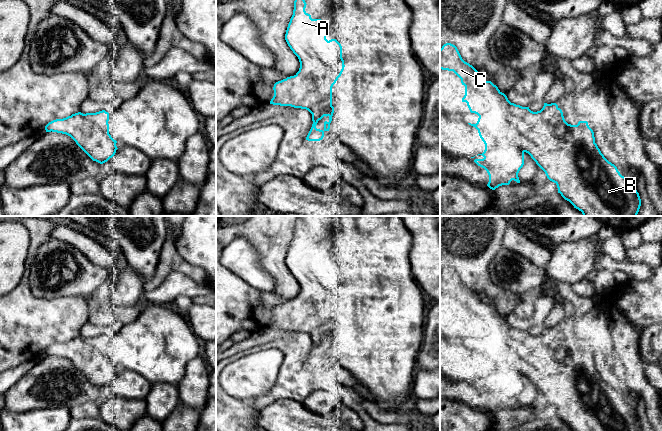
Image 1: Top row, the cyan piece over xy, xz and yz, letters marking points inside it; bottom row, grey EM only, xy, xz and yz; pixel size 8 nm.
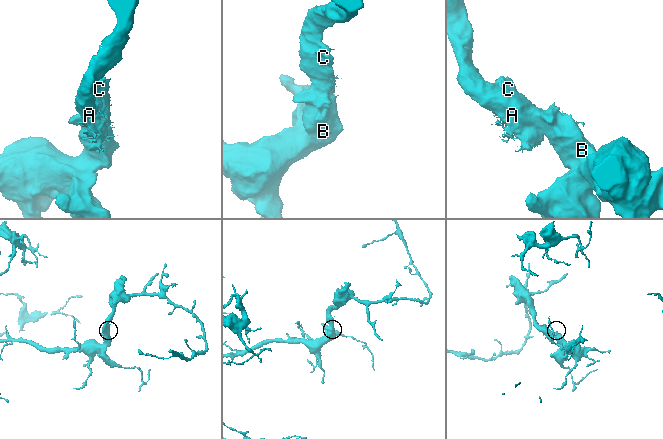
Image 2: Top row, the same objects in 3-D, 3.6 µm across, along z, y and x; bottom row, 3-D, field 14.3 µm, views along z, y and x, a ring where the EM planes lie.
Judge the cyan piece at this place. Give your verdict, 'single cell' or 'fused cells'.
single cell

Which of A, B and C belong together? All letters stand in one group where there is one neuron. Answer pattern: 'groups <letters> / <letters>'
groups A B C

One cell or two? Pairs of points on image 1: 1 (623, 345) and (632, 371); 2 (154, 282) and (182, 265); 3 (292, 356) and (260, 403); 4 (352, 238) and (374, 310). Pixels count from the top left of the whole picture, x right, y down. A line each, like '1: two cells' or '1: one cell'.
1: one cell
2: one cell
3: one cell
4: one cell

